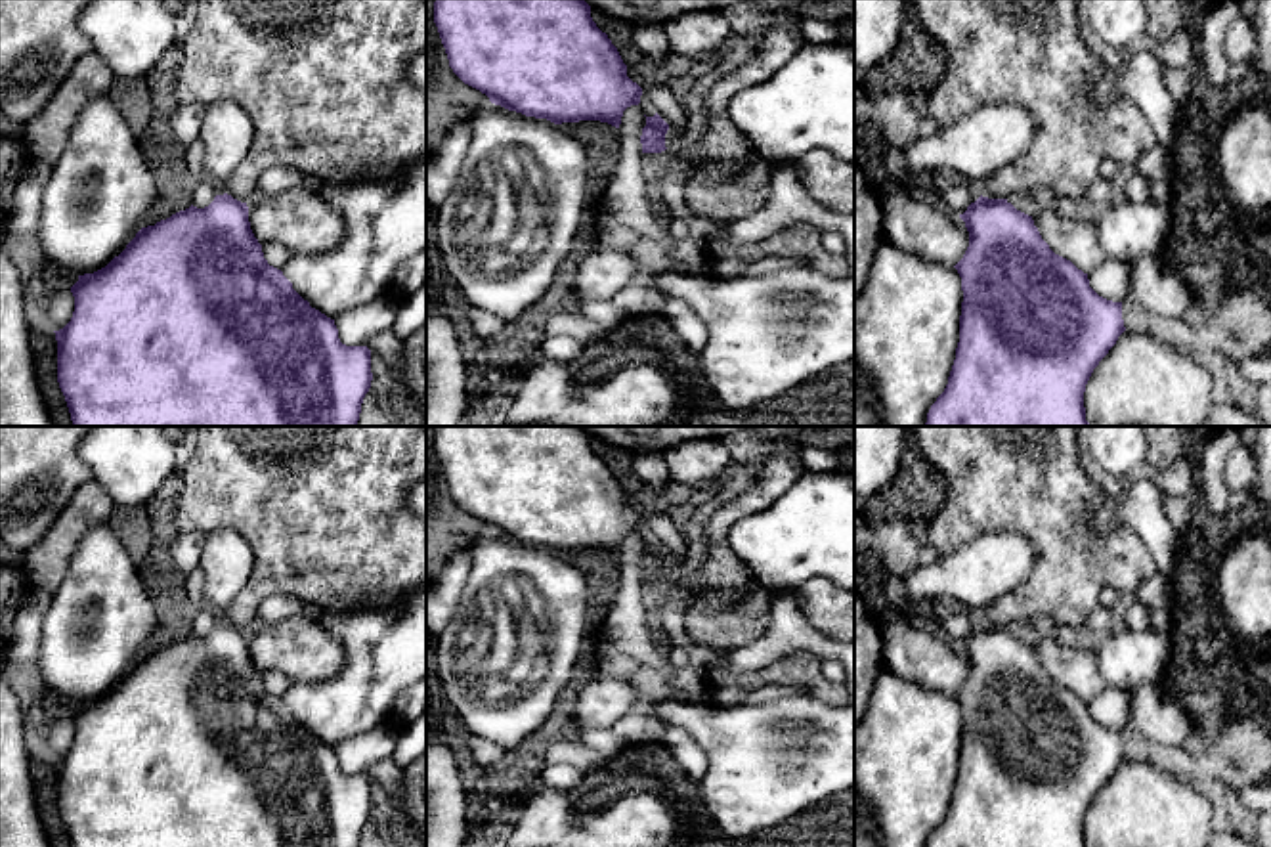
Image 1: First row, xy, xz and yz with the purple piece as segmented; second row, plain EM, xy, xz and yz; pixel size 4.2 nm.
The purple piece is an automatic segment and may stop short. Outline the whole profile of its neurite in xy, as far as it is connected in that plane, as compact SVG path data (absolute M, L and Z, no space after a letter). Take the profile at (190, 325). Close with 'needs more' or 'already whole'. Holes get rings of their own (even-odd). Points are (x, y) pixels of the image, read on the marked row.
M227 193L216 195L205 208L191 205L155 226L141 228L105 268L78 275L71 293L75 296L73 317L54 333L57 340L57 382L73 426L359 426L361 403L373 380L371 350L342 344L334 319L312 308L283 271L268 264L262 245L250 229L247 203Z; already whole

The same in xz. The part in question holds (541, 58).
M436 0L434 23L438 27L453 73L464 84L485 94L491 103L501 105L508 111L516 111L535 119L547 119L554 124L600 120L619 128L623 111L631 105L640 103L642 88L627 76L627 65L623 63L617 48L612 44L608 34L602 33L592 21L591 6L585 0Z; already whole

